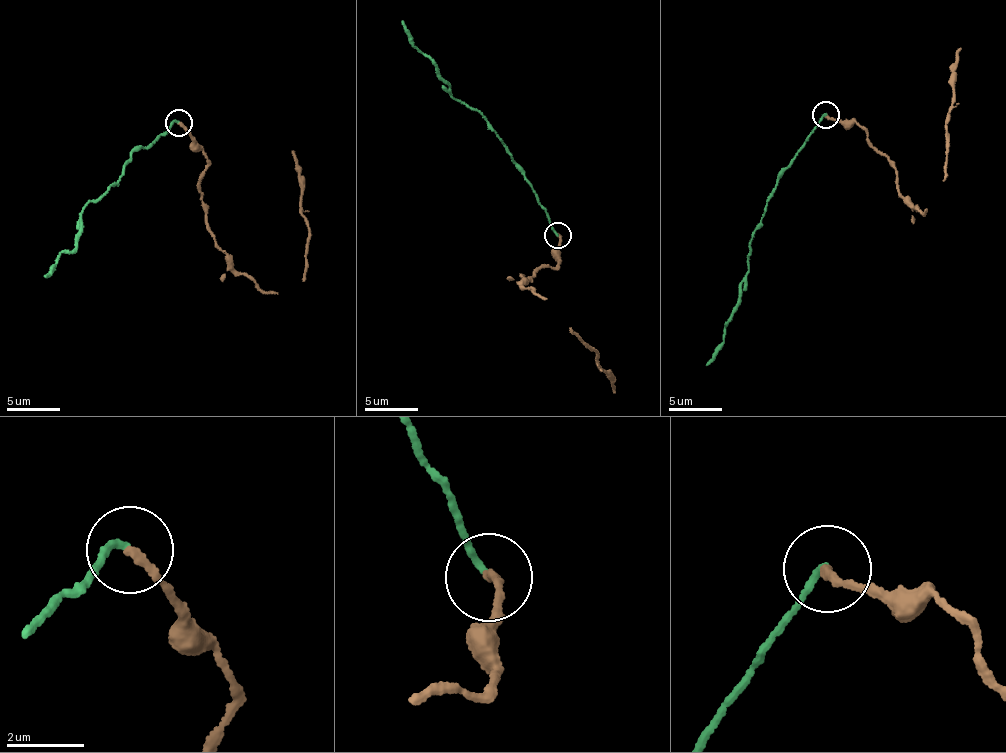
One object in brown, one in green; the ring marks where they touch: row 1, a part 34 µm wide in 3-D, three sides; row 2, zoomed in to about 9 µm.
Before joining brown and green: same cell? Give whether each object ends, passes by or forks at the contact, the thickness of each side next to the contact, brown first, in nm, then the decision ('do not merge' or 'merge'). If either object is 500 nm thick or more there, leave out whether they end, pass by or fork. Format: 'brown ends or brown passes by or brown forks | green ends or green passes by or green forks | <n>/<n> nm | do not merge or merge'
brown ends | green ends | 240/180 nm | do not merge

